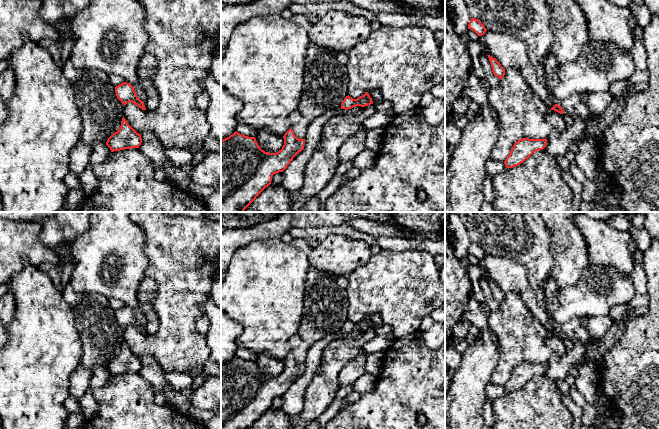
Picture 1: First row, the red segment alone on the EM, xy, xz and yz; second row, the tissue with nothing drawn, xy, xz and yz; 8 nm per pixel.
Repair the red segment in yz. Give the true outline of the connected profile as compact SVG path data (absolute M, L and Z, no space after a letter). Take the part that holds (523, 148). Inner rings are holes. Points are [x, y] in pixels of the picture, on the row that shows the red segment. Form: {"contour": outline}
{"contour": "M519 139L512 147L510 154L507 156L504 164L506 168L513 168L526 159L528 159L535 151L543 150L546 147L547 140L545 139Z"}

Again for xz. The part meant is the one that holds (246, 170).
{"contour": "M290 128L283 136L284 145L276 153L262 150L255 137L234 132L221 140L221 212L244 212L259 194L271 184L274 174L283 172L293 158L304 149L305 139L299 139Z"}

